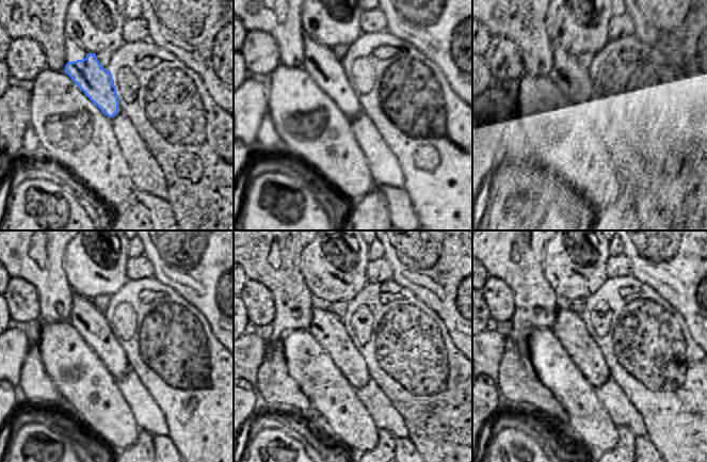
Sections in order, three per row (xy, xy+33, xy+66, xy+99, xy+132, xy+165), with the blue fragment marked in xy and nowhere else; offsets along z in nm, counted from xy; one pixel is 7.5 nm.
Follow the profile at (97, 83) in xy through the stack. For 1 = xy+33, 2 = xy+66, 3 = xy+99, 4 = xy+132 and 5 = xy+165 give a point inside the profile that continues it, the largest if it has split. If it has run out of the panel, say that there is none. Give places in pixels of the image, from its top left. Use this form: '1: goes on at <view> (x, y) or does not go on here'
1: goes on at xy+33 (333, 77)
2: goes on at xy+66 (569, 84)
3: goes on at xy+99 (105, 343)
4: goes on at xy+132 (331, 331)
5: goes on at xy+165 (569, 328)

